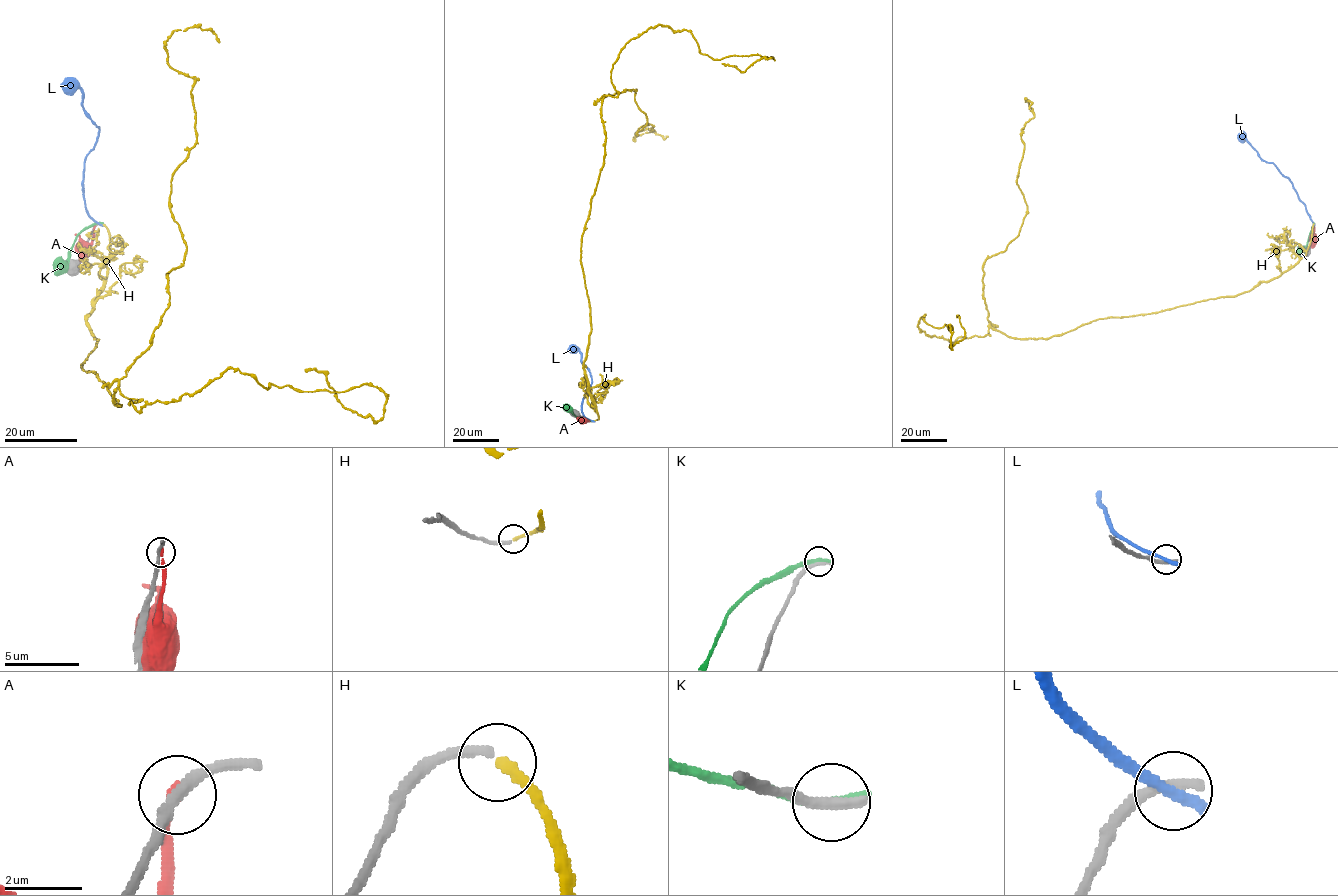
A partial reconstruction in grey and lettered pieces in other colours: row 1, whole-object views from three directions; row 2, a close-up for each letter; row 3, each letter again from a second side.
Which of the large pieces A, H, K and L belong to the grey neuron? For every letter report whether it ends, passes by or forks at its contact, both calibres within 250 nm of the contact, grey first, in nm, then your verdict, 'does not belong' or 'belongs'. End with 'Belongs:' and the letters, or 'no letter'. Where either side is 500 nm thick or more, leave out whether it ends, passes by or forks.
A: it ends | 240/220 nm | does not belong
H: it ends | 240/240 nm | belongs
K: it ends | 340/280 nm | does not belong
L: it ends | 320/340 nm | does not belong
Belongs: H

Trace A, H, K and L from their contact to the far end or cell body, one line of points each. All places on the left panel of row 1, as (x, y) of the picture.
A: (94, 226), (91, 250), (80, 261)
H: (103, 224), (82, 368), (114, 403), (237, 368), (377, 386), (383, 416), (305, 369)
K: (99, 223), (87, 226), (76, 237), (69, 257), (56, 273)
L: (100, 224), (88, 213), (82, 185), (85, 157), (93, 149), (99, 128), (82, 106), (82, 91), (61, 84)

